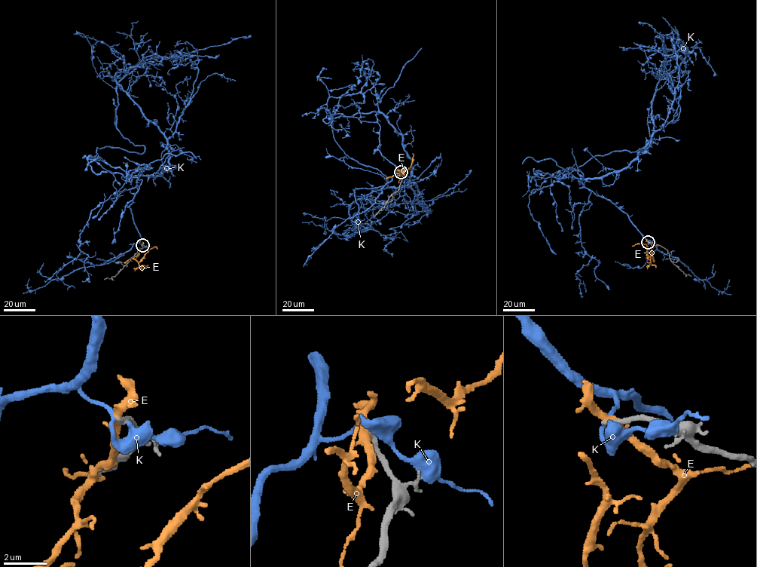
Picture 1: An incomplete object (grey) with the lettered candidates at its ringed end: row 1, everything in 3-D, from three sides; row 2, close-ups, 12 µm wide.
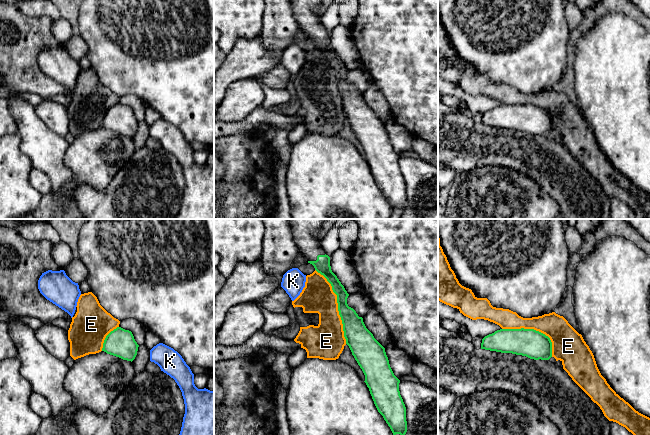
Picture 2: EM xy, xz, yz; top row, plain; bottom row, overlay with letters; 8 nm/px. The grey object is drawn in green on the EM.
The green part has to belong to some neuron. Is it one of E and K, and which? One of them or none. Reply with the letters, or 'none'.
none

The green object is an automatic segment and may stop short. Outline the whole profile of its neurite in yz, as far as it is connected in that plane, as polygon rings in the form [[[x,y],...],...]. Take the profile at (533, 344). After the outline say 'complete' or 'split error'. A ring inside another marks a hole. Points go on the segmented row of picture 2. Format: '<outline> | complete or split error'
[[[500,329],[495,331],[492,334],[489,334],[487,336],[485,336],[482,339],[482,343],[481,343],[481,348],[479,350],[477,350],[474,345],[469,342],[464,340],[463,338],[442,338],[438,335],[438,387],[445,389],[446,391],[449,391],[455,395],[459,396],[469,396],[474,392],[477,391],[483,391],[483,390],[487,390],[487,389],[497,389],[497,390],[503,390],[503,391],[507,391],[510,393],[514,393],[517,394],[525,399],[527,399],[528,401],[530,401],[545,417],[547,417],[549,420],[551,420],[558,428],[560,431],[560,435],[610,435],[610,421],[604,416],[602,410],[600,409],[600,407],[594,403],[591,398],[572,380],[572,378],[568,375],[568,373],[561,367],[558,366],[557,363],[552,363],[549,361],[549,359],[552,357],[552,342],[550,340],[550,338],[548,336],[546,336],[545,334],[536,331],[534,329]]] | split error

